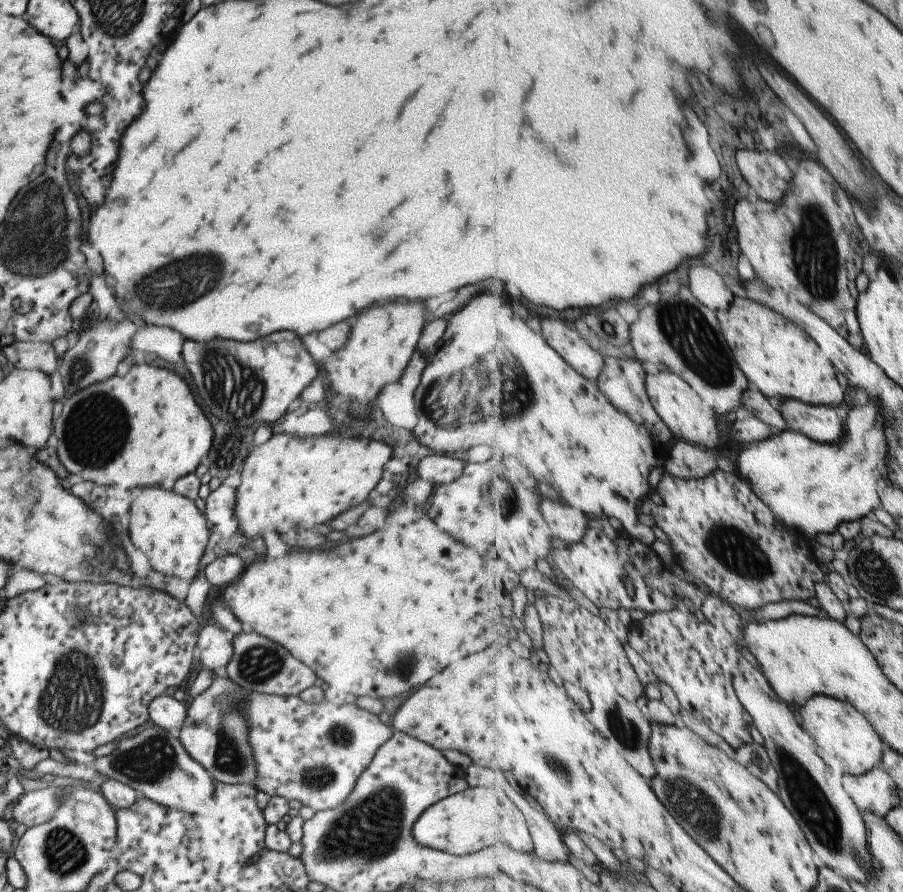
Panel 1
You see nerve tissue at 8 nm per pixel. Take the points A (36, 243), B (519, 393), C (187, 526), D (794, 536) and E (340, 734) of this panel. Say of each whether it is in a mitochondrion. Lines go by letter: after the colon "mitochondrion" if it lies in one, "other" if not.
A: mitochondrion
B: mitochondrion
C: other
D: other
E: mitochondrion

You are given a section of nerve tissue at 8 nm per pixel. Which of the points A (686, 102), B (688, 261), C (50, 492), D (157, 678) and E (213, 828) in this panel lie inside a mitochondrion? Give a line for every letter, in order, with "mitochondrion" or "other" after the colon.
A: other
B: other
C: other
D: other
E: other

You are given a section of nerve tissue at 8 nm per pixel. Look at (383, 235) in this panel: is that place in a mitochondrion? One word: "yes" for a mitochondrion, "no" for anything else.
yes

